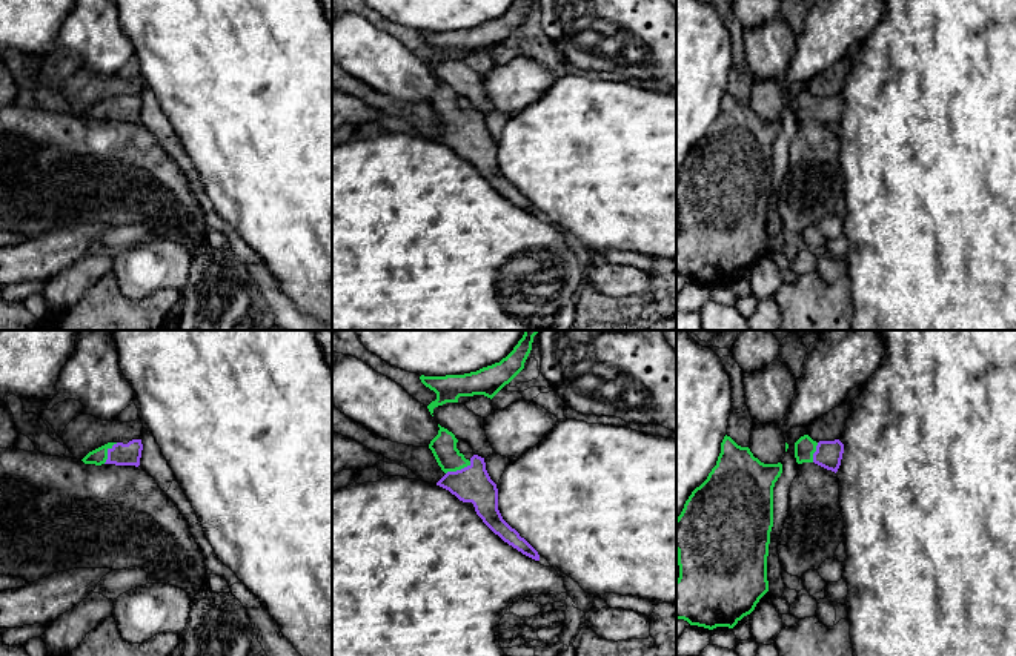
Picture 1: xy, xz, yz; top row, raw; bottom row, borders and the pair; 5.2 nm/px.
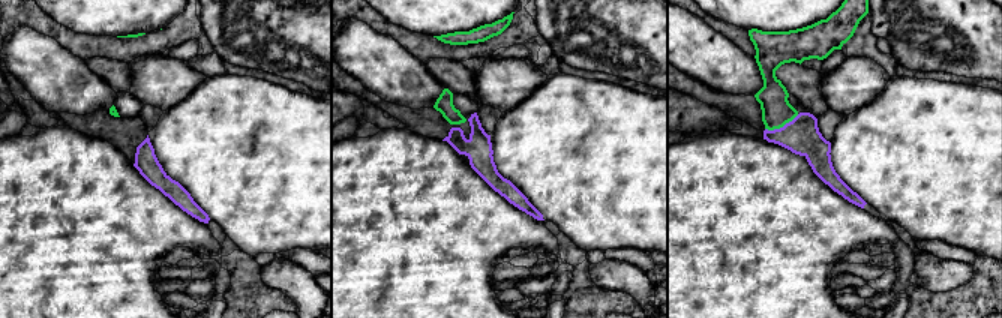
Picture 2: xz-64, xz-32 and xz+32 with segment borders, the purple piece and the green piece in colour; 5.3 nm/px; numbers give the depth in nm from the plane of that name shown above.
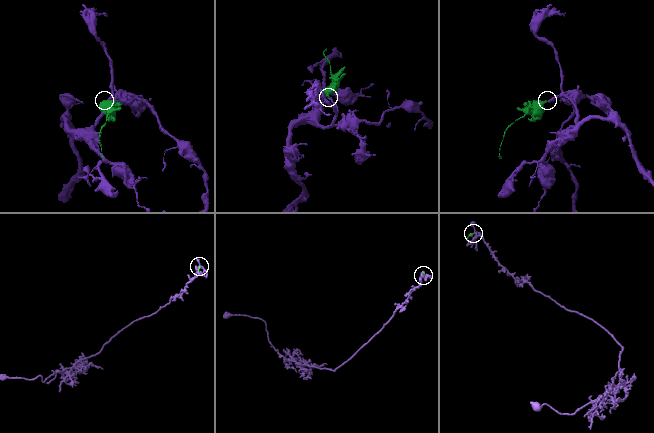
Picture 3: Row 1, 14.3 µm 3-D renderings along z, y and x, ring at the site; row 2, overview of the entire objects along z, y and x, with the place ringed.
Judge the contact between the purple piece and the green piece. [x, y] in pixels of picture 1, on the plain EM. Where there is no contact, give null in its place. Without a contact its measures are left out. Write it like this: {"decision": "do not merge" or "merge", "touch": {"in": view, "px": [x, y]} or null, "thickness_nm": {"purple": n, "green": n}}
{"decision": "merge", "touch": {"in": "xz", "px": [458, 126]}, "thickness_nm": {"purple": 190, "green": 140}}

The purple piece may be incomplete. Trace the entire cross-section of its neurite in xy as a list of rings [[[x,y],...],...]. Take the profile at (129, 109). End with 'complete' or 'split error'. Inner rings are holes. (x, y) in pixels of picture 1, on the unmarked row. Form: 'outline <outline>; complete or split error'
outline [[[132,95],[128,100],[108,98],[89,108],[81,117],[85,120],[115,120],[115,121],[140,121],[143,100],[141,95]]]; split error

